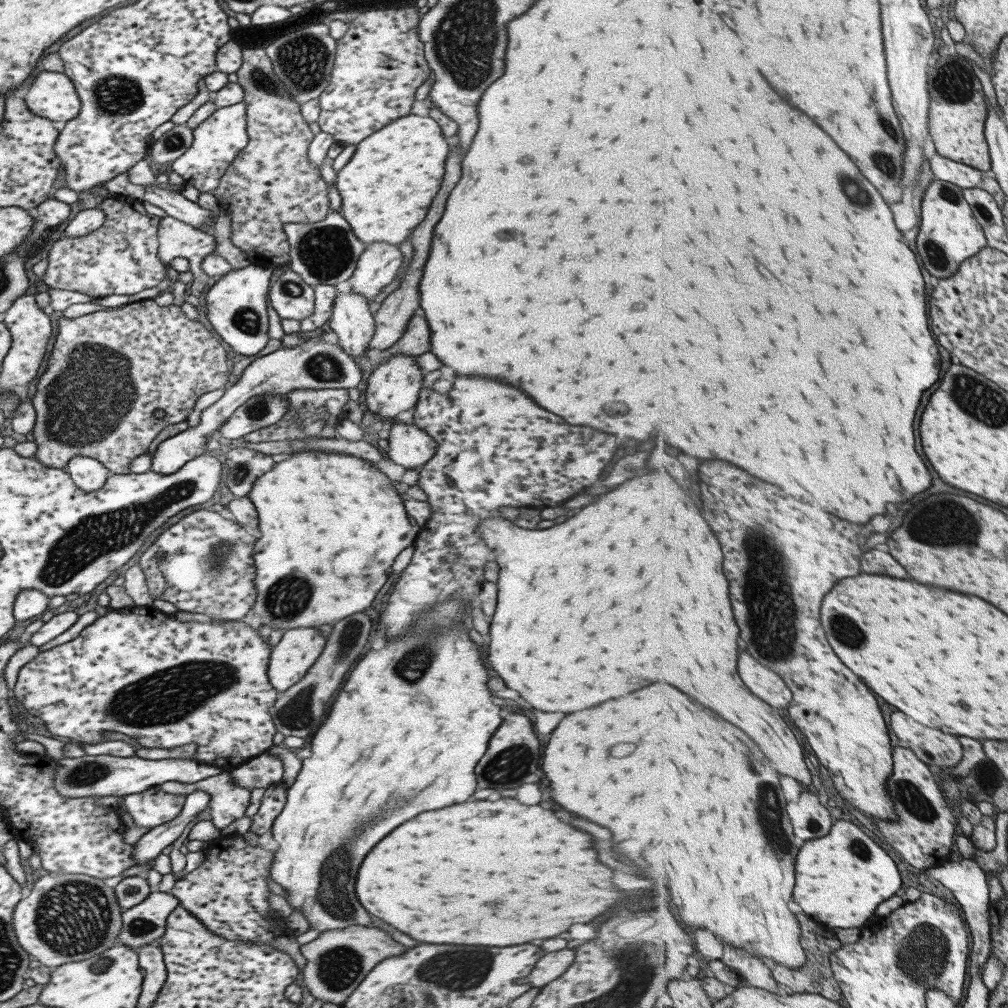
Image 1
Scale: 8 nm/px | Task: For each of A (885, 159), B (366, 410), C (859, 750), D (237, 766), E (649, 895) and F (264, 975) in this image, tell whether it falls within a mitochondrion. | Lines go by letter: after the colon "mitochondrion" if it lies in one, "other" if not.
A: mitochondrion
B: other
C: other
D: other
E: other
F: other

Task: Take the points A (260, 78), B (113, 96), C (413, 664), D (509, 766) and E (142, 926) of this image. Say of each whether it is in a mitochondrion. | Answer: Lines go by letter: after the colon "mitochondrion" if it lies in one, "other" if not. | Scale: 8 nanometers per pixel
A: mitochondrion
B: mitochondrion
C: mitochondrion
D: mitochondrion
E: mitochondrion

